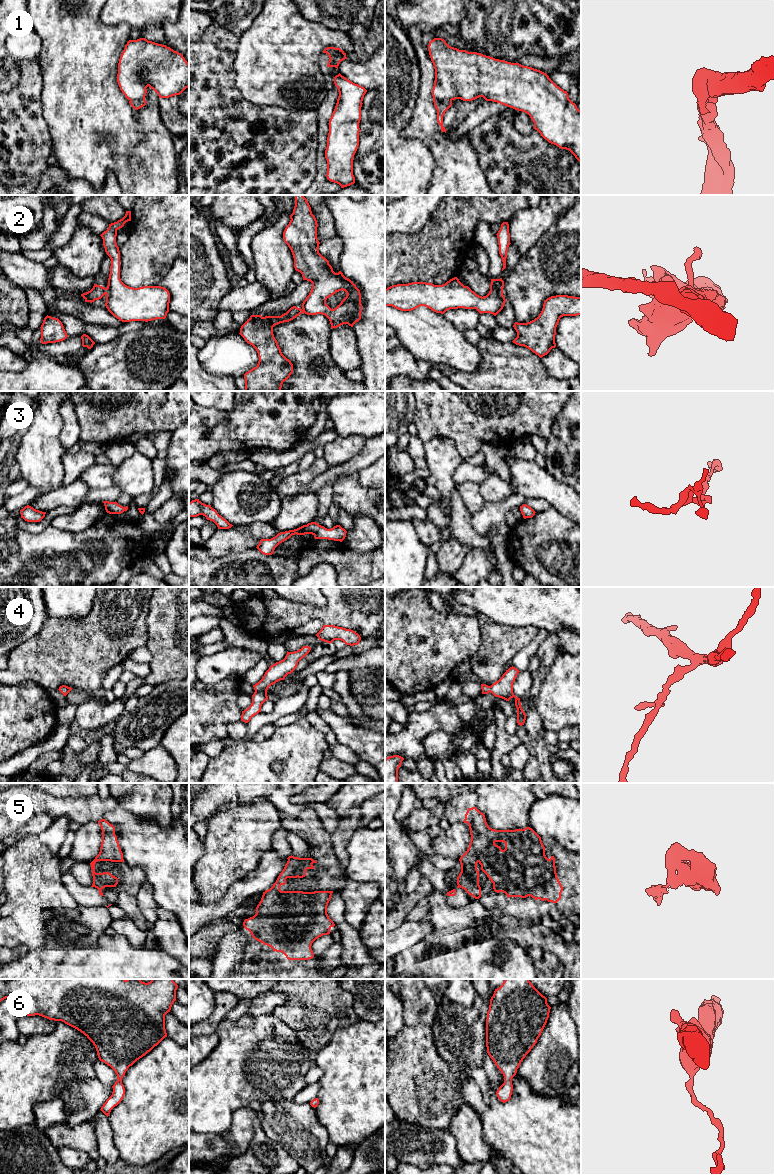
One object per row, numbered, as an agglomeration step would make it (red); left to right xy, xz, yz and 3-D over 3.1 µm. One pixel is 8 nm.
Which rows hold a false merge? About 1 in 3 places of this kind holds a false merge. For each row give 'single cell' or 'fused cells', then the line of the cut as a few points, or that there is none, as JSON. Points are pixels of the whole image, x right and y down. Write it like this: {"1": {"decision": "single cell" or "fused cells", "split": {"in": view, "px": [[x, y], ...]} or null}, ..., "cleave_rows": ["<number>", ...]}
{"1": {"decision": "fused cells", "split": {"in": "yz", "px": [[433, 98], [451, 100]]}}, "2": {"decision": "fused cells", "split": {"in": "xy", "px": [[107, 288], [105, 293]]}}, "3": {"decision": "single cell", "split": null}, "4": {"decision": "single cell", "split": null}, "5": {"decision": "fused cells", "split": {"in": "xz", "px": [[292, 856], [288, 859]]}}, "6": {"decision": "single cell", "split": null}, "cleave_rows": ["1", "2", "5"]}

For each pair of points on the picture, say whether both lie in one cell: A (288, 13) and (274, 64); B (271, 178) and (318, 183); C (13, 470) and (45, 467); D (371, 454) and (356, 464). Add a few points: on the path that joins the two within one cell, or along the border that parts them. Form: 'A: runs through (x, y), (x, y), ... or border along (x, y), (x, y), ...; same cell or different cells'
A: runs through (280, 26), (280, 51); same cell
B: border along (317, 159), (317, 172), (310, 184); different cells
C: border along (15, 459), (20, 472); different cells
D: runs through (367, 456), (360, 461); same cell

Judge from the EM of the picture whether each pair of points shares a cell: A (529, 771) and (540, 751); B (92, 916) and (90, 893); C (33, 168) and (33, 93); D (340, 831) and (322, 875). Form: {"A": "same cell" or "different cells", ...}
{"A": "different cells", "B": "different cells", "C": "same cell", "D": "different cells"}

